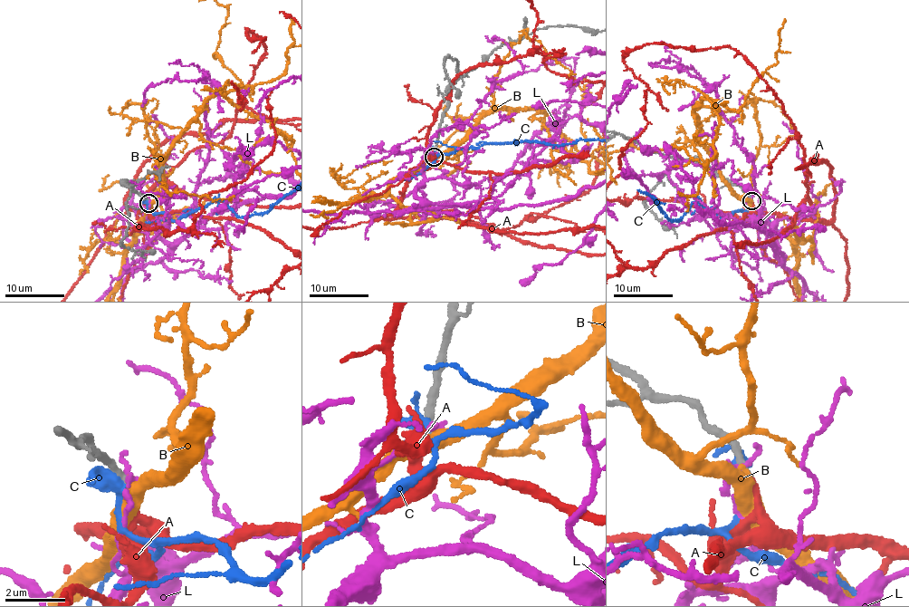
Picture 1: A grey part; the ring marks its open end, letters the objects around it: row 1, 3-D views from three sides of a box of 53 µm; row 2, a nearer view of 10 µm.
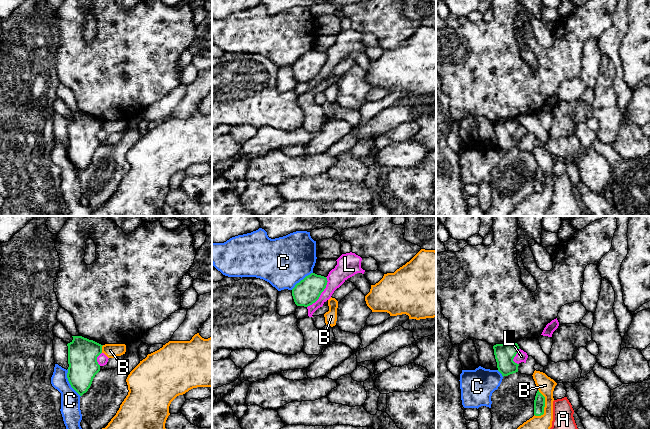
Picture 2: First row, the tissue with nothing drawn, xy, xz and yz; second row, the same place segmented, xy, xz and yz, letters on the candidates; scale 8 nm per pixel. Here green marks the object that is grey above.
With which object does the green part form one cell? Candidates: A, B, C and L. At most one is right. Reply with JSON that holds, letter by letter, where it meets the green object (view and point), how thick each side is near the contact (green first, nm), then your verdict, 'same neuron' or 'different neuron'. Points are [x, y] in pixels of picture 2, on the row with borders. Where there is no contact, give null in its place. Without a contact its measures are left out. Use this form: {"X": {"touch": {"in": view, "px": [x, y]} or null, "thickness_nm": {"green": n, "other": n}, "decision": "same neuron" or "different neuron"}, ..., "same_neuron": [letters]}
{"A": {"touch": null, "decision": "same neuron"}, "B": {"touch": {"in": "yz", "px": [544, 405]}, "thickness_nm": {"green": 100, "other": 140}, "decision": "different neuron"}, "C": {"touch": {"in": "xy", "px": [69, 382]}, "thickness_nm": {"green": 240, "other": 160}, "decision": "different neuron"}, "L": {"touch": {"in": "xz", "px": [321, 292]}, "thickness_nm": {"green": 200, "other": 150}, "decision": "different neuron"}, "same_neuron": ["A"]}

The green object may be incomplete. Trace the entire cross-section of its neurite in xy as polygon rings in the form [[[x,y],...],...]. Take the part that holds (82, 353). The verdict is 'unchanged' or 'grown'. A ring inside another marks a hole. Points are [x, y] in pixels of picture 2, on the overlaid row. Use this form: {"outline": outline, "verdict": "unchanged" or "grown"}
{"outline": [[[82,336],[72,337],[73,340],[67,344],[69,364],[67,378],[71,387],[82,396],[100,371],[97,357],[102,353],[103,345]]], "verdict": "unchanged"}

